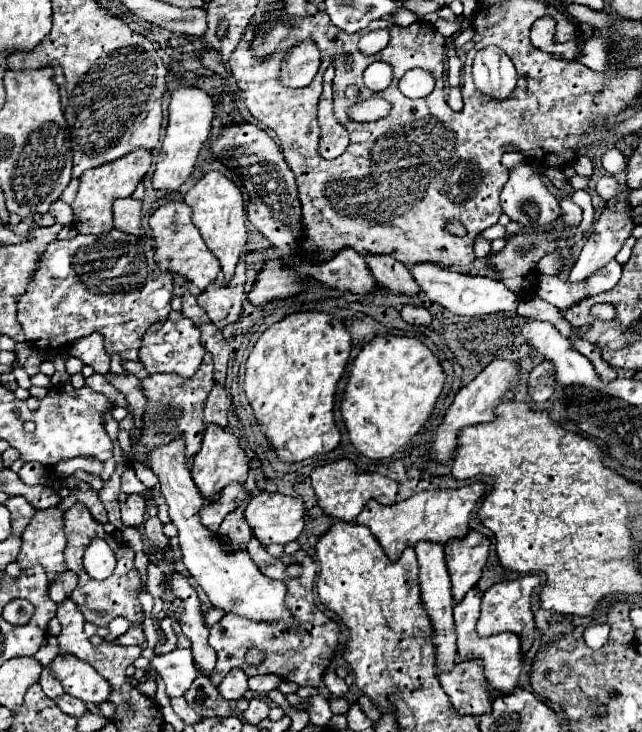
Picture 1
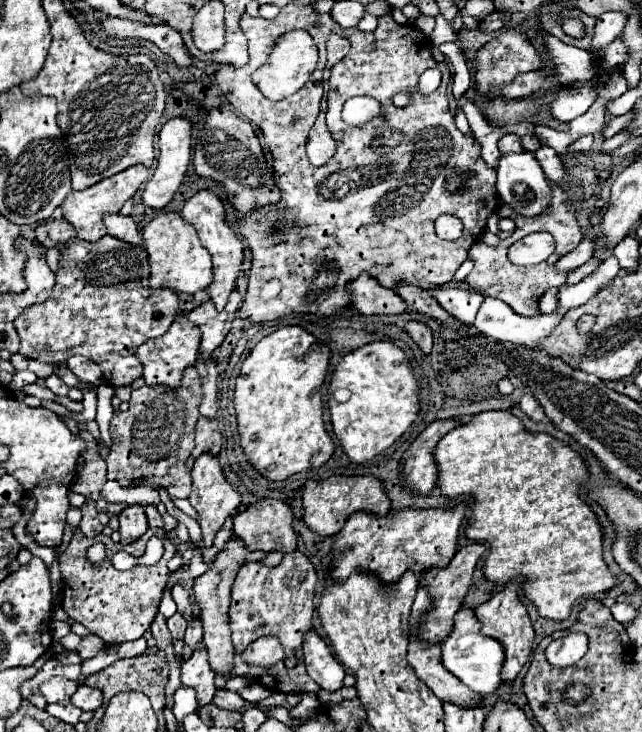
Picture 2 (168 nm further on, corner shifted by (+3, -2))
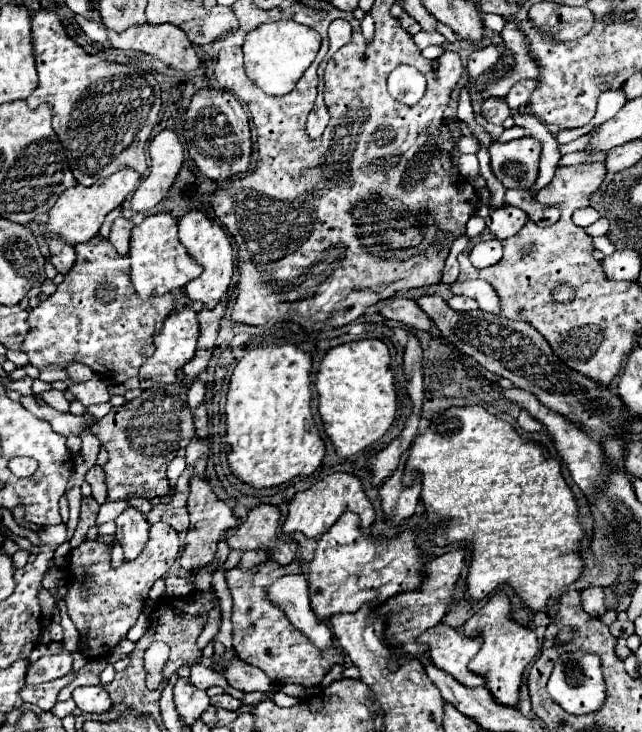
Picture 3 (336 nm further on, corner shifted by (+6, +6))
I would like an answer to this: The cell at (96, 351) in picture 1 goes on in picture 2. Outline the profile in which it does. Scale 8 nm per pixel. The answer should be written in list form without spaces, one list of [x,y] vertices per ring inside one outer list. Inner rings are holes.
[[[73,356],[73,358],[67,360],[67,366],[69,366],[71,372],[73,372],[77,378],[81,378],[83,382],[91,382],[91,384],[97,384],[97,386],[103,382],[103,378],[101,378],[101,368],[99,368],[95,362],[91,362],[91,360]]]

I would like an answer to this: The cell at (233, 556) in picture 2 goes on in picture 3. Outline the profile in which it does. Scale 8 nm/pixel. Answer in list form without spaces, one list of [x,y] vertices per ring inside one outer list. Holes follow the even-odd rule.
[[[232,660],[230,666],[224,668],[222,676],[228,680],[228,684],[236,690],[242,692],[276,692],[276,686],[272,680],[258,668],[242,662],[242,660]]]

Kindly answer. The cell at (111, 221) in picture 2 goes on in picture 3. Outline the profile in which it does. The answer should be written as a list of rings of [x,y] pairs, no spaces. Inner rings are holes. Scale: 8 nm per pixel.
[[[116,218],[112,224],[112,232],[110,232],[110,242],[116,248],[118,254],[128,254],[128,242],[130,242],[130,232],[132,232],[132,224],[126,218]]]

